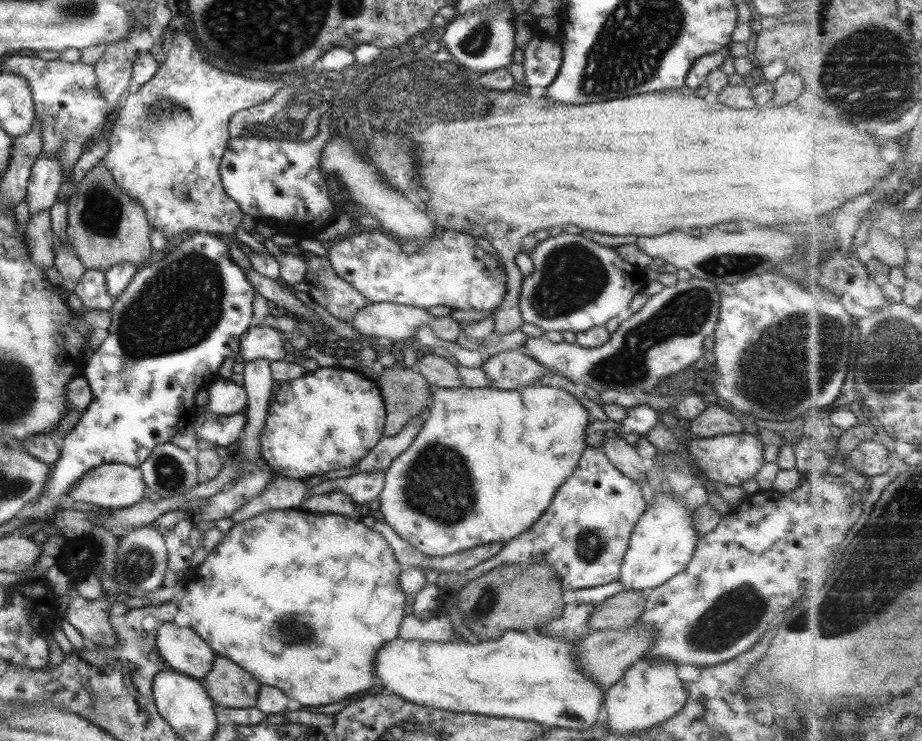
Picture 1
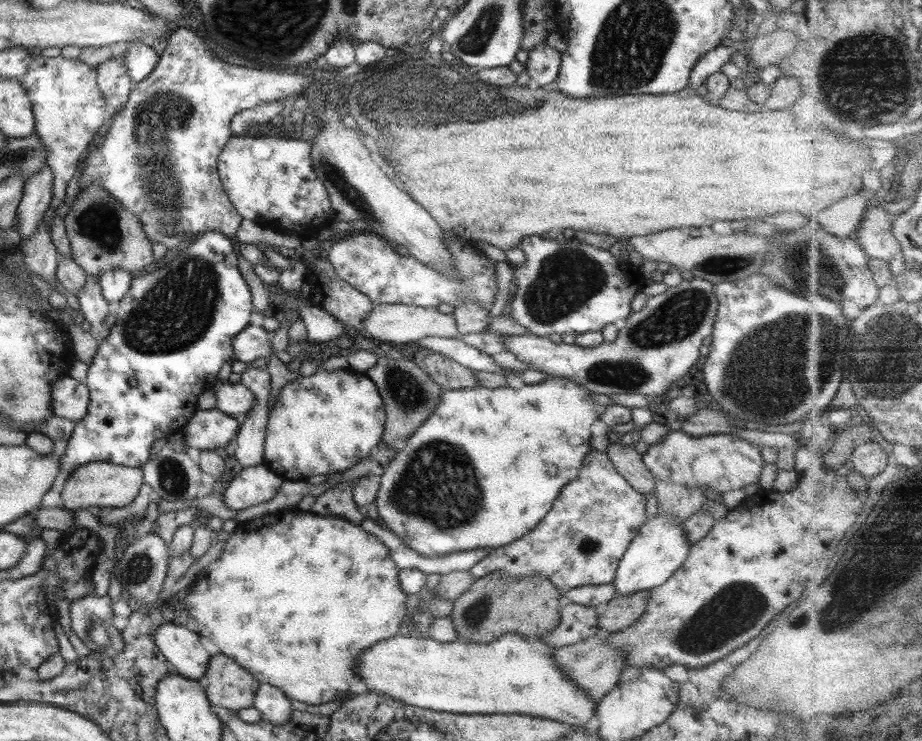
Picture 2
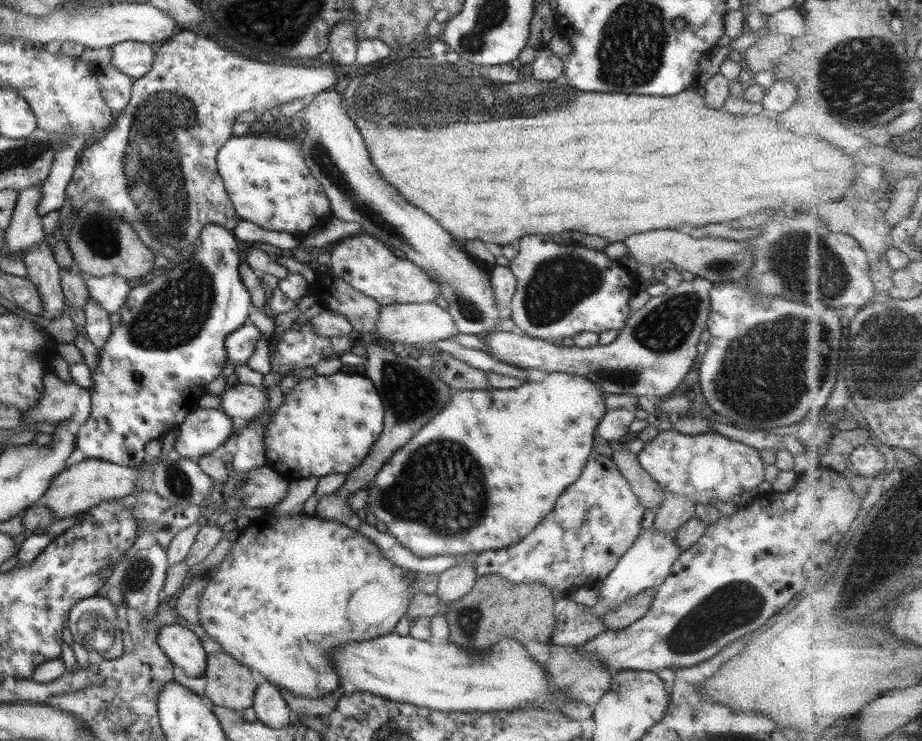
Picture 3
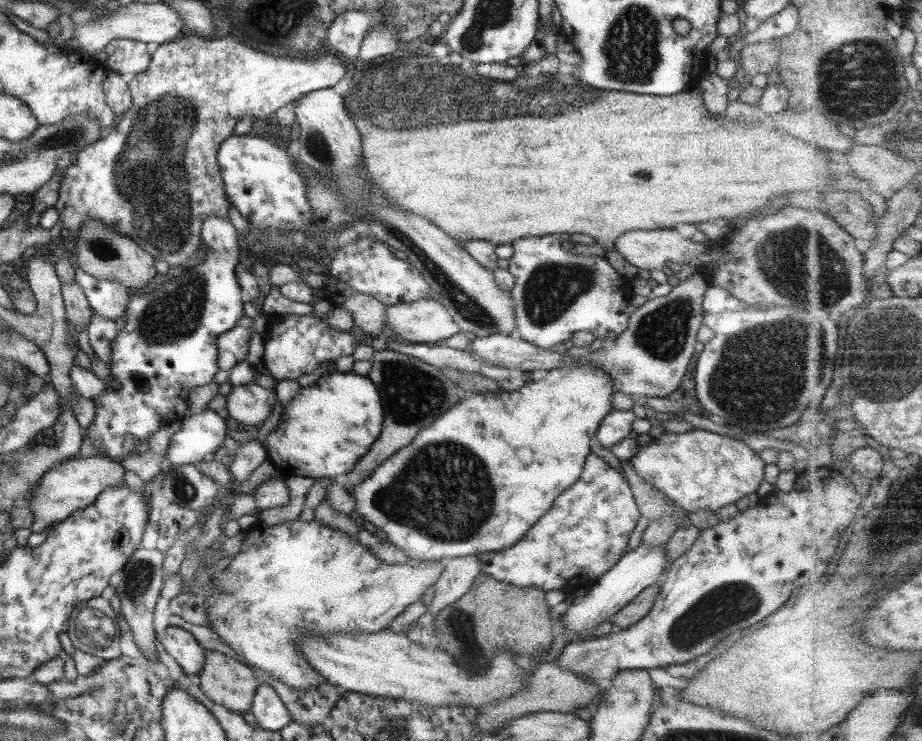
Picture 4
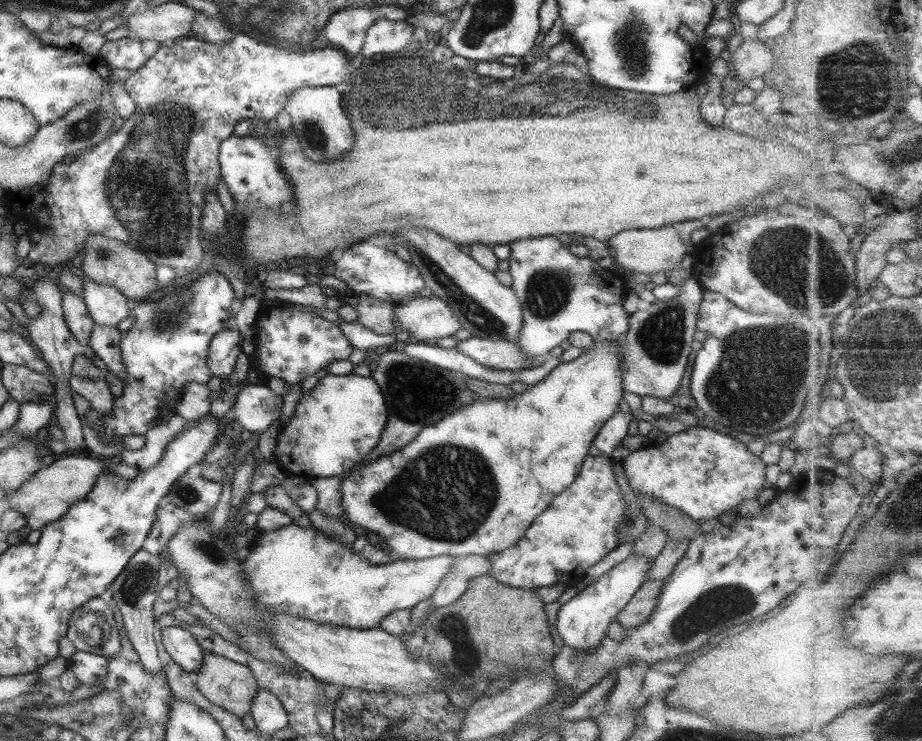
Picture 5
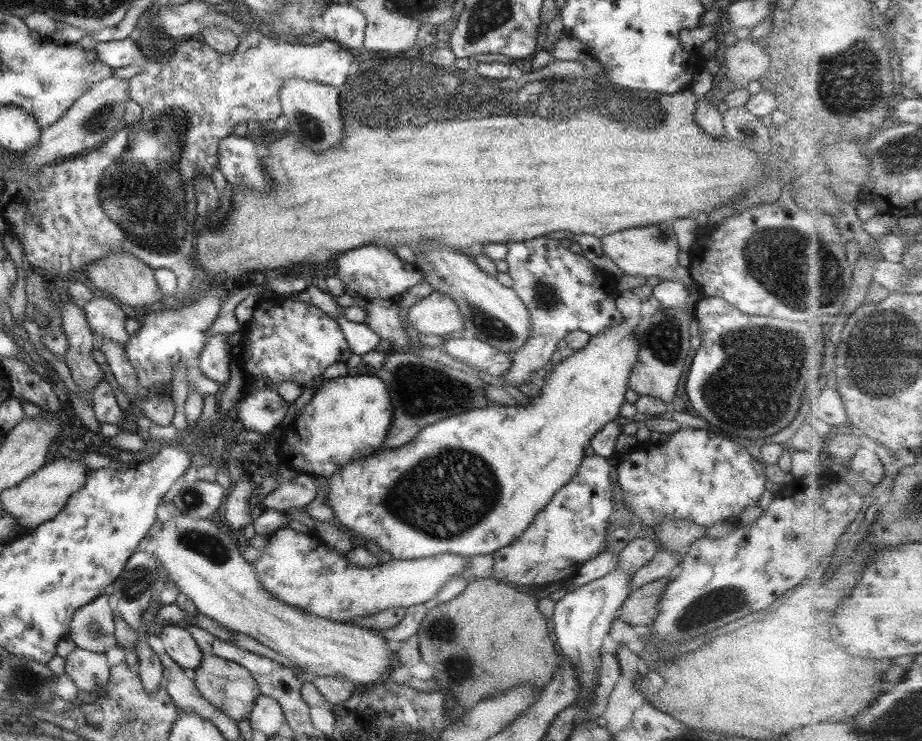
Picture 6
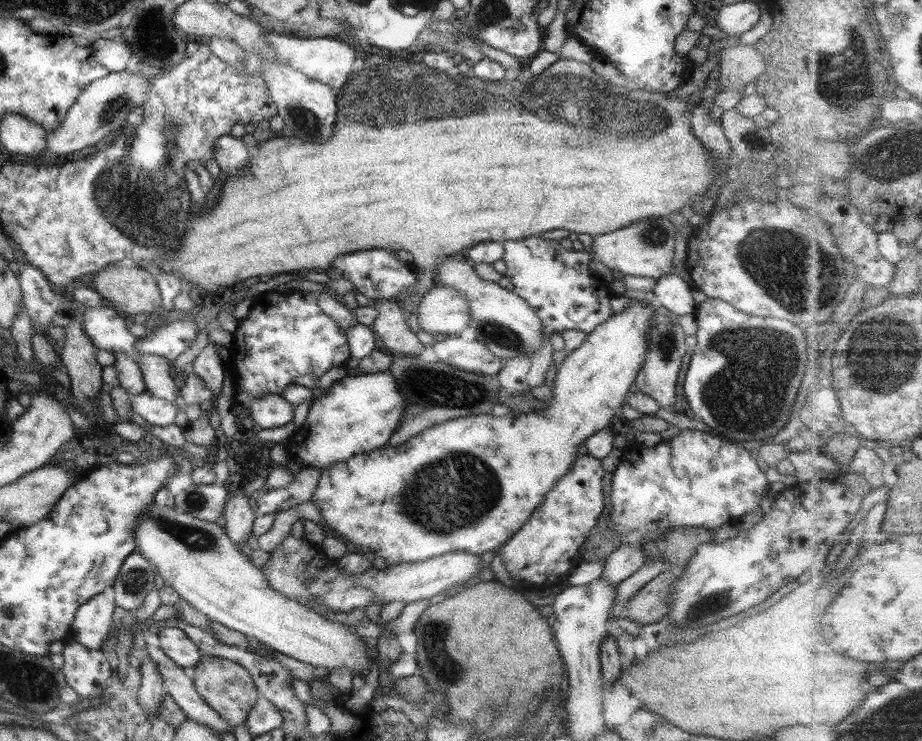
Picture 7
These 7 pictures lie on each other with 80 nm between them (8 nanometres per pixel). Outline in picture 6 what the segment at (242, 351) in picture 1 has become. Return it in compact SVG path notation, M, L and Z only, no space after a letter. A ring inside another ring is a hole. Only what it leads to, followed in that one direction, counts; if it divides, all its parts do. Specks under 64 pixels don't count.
M215 334L205 340L205 345L198 352L196 366L203 376L217 382L222 388L229 378L229 363L232 348L227 345L223 335Z

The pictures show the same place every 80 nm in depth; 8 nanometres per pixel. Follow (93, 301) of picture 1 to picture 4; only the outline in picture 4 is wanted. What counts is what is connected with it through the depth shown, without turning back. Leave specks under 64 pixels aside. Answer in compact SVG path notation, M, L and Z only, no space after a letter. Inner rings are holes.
M92 314L92 319L85 330L87 330L88 342L94 356L107 365L111 360L112 340L118 333L118 330L115 329L115 323L113 320Z

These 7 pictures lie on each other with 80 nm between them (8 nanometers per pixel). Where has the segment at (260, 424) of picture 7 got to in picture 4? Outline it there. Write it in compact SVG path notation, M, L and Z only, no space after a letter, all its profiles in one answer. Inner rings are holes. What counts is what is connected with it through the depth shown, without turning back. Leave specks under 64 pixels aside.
M253 383L233 386L226 395L226 412L234 422L260 426L276 403L274 391Z

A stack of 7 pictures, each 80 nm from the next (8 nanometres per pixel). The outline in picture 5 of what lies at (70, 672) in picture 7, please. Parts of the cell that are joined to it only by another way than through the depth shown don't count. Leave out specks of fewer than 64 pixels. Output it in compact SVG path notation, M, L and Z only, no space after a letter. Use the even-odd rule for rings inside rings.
M76 651L69 656L66 668L73 672L78 684L93 686L106 678L108 660L105 657Z

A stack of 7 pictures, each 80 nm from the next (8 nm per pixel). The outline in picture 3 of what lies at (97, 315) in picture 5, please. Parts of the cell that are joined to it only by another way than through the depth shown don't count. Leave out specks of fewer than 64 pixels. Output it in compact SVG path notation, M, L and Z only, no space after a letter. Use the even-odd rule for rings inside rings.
M78 271L78 275L83 279L91 301L97 303L108 315L118 312L132 288L127 280L115 274L97 278Z

